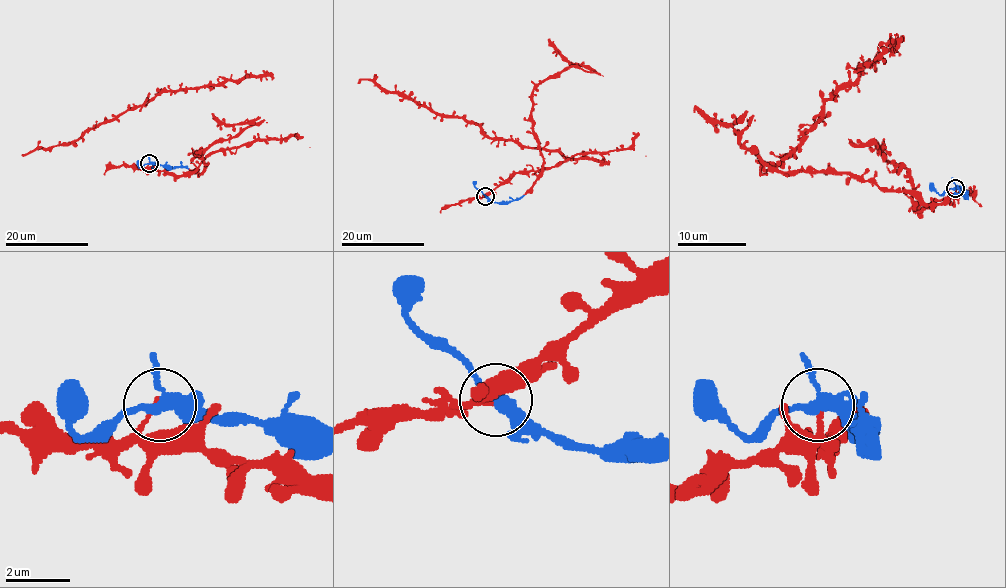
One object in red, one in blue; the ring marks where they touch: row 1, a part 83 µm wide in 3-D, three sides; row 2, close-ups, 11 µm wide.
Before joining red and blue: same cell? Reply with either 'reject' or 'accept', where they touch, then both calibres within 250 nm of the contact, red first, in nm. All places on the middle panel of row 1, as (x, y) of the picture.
accept; place (485, 196); calibres 140 and 300 nm

